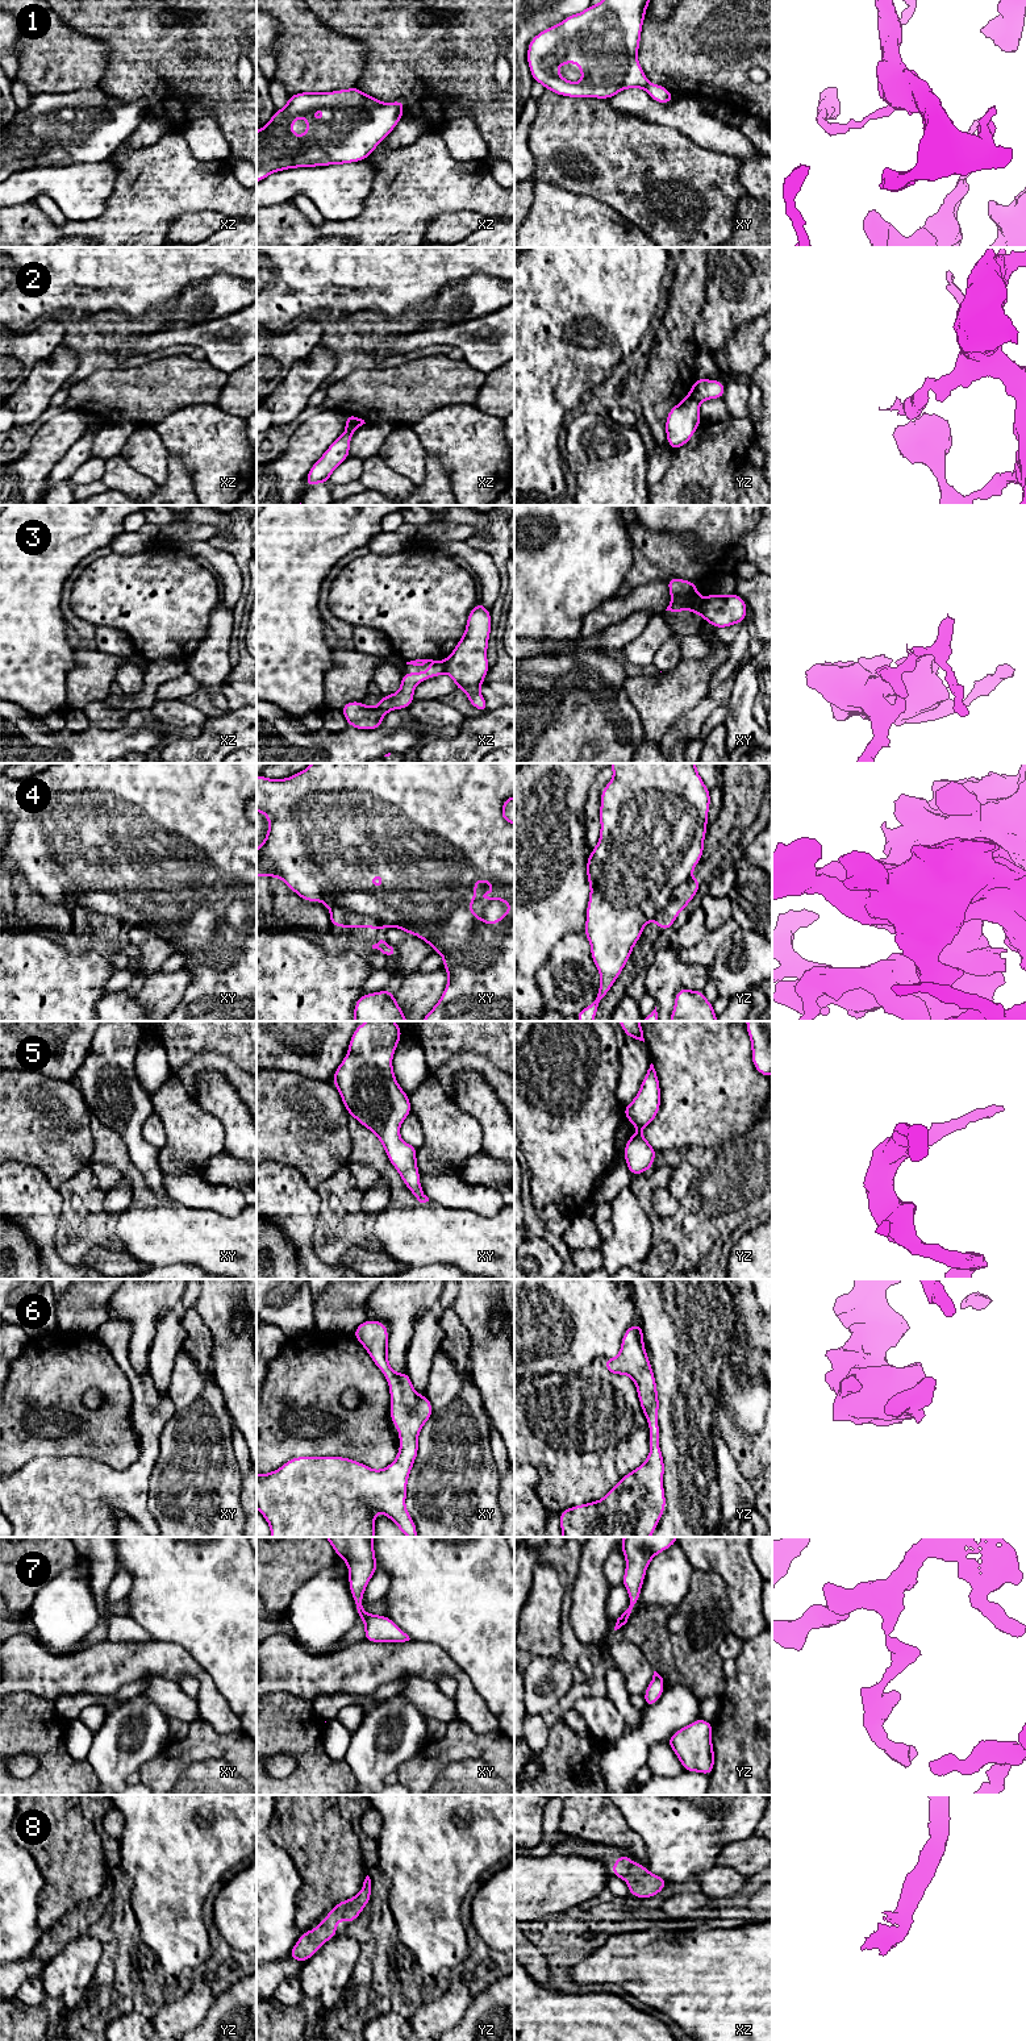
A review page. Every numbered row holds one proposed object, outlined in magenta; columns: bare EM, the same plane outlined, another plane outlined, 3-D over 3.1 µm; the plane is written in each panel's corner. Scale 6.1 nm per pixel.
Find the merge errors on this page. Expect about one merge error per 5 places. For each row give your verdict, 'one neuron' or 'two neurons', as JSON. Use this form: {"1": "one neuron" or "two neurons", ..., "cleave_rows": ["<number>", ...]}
{"1": "one neuron", "2": "two neurons", "3": "two neurons", "4": "two neurons", "5": "one neuron", "6": "one neuron", "7": "one neuron", "8": "one neuron", "cleave_rows": ["2", "3", "4"]}

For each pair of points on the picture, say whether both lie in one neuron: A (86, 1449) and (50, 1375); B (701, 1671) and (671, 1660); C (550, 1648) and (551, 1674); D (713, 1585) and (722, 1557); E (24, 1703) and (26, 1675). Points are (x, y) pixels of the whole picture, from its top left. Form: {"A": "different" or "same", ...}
{"A": "same", "B": "same", "C": "different", "D": "different", "E": "different"}

